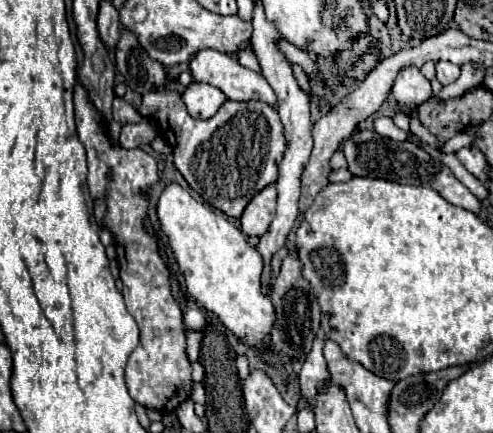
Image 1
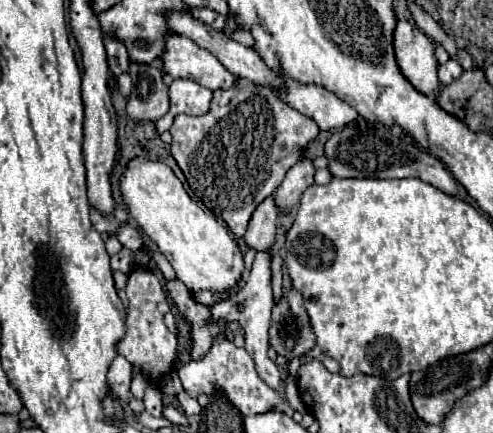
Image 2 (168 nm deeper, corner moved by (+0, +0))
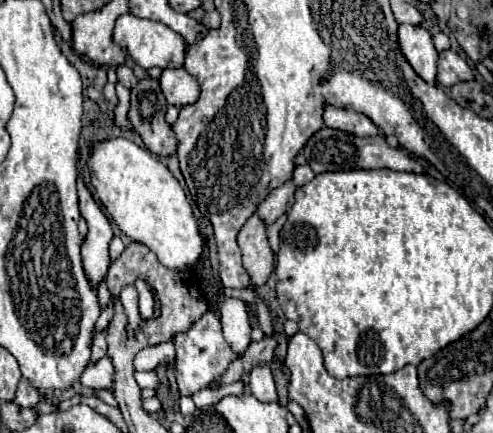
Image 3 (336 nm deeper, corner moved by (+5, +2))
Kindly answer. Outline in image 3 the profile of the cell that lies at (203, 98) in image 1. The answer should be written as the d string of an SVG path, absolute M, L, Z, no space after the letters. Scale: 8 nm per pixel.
M184 68L164 70L160 76L160 86L162 86L166 102L178 108L196 102L196 98L200 96L198 82Z

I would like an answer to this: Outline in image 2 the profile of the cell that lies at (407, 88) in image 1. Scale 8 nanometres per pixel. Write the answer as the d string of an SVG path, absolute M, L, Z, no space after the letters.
M407 20L397 22L395 56L405 78L423 94L433 96L437 78L437 58L431 38L427 38L415 24Z

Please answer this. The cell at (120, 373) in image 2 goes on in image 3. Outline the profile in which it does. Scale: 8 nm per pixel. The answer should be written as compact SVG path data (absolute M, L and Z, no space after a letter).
M108 356L100 358L94 366L90 366L82 378L82 386L92 388L92 390L110 390L112 392L112 382L114 382L114 364Z

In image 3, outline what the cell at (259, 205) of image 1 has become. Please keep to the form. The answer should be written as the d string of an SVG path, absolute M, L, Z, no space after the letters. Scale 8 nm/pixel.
M252 214L238 232L242 262L254 286L262 286L272 272L274 254L268 244L268 228L258 214Z

